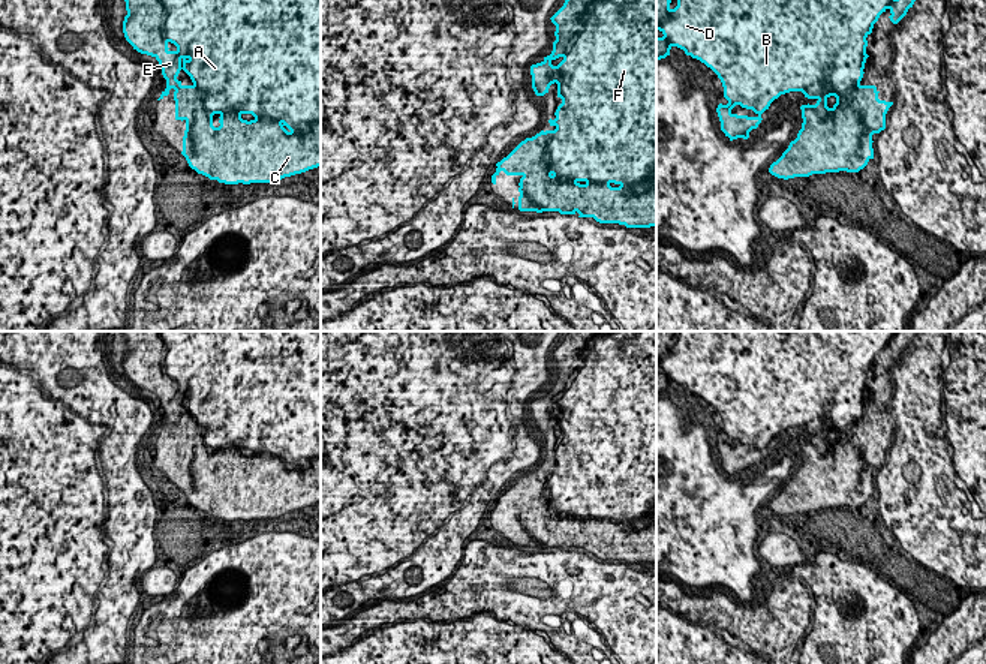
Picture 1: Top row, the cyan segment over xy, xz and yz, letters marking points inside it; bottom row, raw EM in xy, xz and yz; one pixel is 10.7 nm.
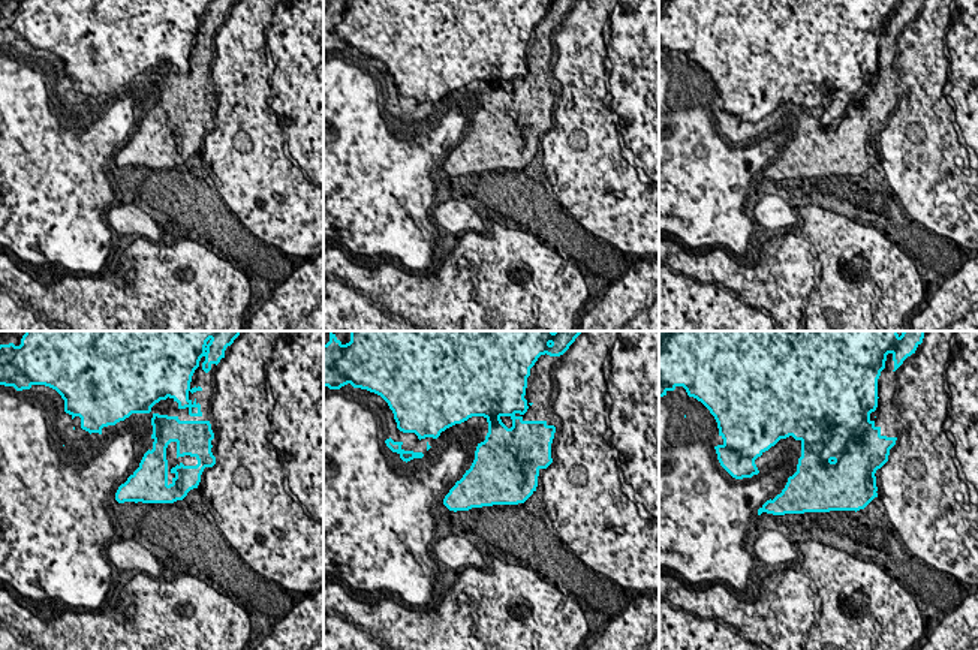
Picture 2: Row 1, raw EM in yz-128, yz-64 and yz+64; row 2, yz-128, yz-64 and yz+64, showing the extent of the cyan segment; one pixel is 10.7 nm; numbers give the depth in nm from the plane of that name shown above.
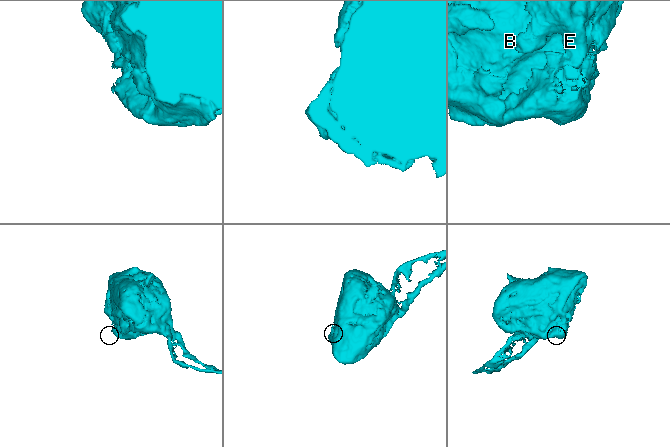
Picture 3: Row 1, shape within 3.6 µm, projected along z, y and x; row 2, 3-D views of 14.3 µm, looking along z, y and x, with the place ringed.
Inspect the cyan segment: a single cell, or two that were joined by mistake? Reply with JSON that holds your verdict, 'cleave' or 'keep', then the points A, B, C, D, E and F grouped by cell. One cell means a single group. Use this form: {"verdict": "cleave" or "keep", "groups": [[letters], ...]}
{"verdict": "keep", "groups": [["A", "B", "C", "D", "E", "F"]]}

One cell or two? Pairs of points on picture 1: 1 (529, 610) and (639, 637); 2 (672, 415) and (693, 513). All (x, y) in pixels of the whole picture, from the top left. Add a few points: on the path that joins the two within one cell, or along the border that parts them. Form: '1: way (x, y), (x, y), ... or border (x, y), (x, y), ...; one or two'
1: way (556, 603), (586, 601), (612, 612); one
2: way (672, 439), (676, 489); one

